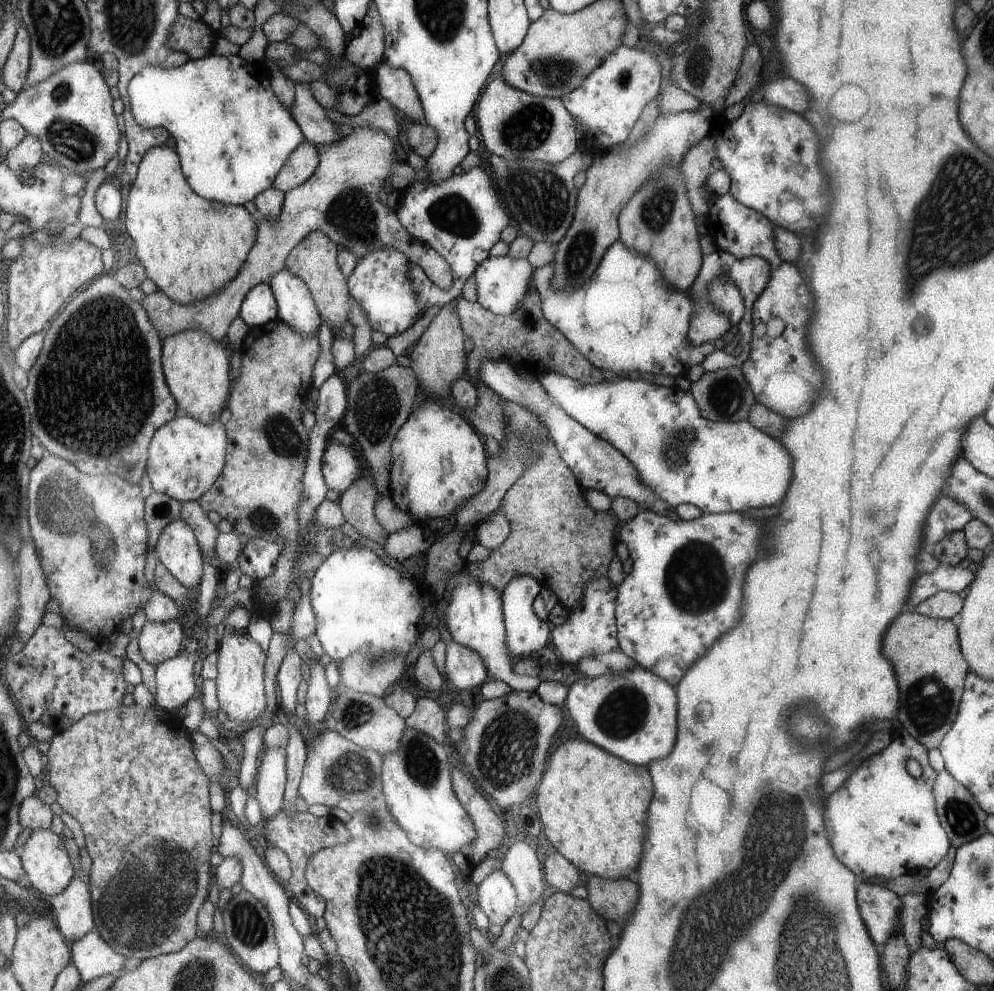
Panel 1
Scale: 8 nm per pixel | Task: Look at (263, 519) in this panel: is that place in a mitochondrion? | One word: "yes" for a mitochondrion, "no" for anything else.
yes

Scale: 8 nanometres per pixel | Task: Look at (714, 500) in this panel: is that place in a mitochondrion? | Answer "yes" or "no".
no

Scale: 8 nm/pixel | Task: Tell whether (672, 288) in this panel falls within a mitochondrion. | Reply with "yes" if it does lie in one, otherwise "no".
no

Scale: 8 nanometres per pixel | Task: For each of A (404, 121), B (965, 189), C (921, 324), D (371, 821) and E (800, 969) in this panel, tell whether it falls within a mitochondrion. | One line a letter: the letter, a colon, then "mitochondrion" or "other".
A: other
B: mitochondrion
C: mitochondrion
D: mitochondrion
E: mitochondrion

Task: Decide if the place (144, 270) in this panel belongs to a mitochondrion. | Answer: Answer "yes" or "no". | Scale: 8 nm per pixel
no

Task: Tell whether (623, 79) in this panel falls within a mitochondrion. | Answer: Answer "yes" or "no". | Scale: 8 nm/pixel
yes

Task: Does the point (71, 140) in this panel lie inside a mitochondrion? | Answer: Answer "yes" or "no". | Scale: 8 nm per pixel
yes

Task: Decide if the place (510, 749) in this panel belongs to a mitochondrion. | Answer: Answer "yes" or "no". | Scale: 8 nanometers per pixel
yes

